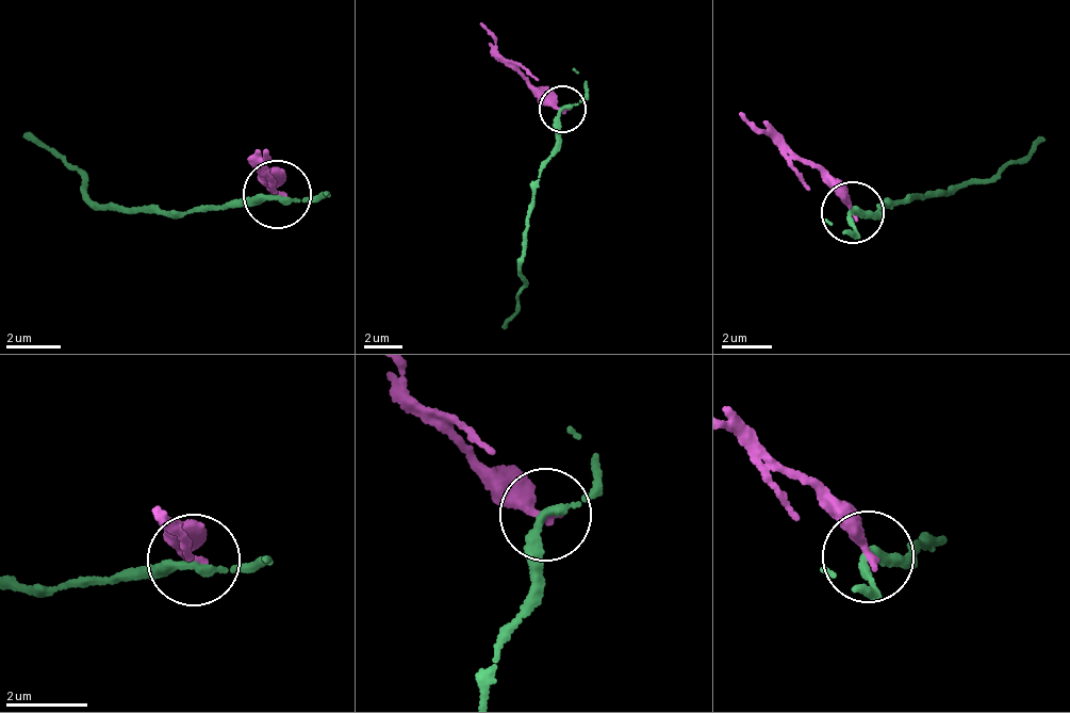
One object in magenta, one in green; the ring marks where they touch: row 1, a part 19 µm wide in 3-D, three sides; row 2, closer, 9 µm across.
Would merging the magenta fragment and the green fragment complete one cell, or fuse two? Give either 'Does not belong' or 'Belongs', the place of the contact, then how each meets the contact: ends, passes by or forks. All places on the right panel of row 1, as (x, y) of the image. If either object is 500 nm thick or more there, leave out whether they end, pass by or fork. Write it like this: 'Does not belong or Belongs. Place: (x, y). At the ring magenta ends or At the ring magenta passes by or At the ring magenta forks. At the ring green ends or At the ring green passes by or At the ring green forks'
Does not belong. Place: (852, 212). At the ring magenta ends. At the ring green passes by

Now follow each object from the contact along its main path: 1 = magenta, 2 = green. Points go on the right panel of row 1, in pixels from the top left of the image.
1: (852, 212), (843, 189), (737, 112)
2: (852, 212), (924, 198), (978, 182), (1034, 157), (1044, 136)

